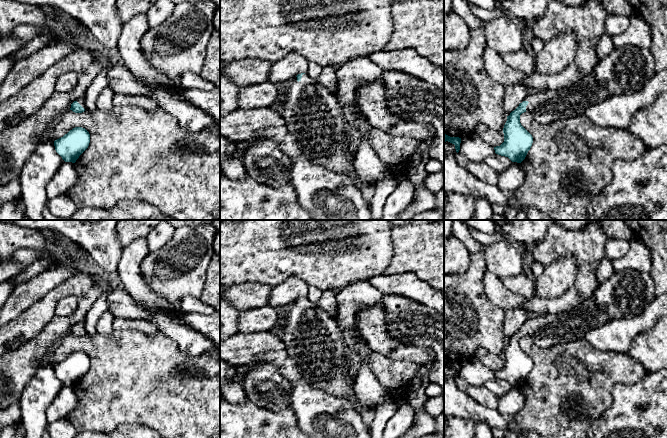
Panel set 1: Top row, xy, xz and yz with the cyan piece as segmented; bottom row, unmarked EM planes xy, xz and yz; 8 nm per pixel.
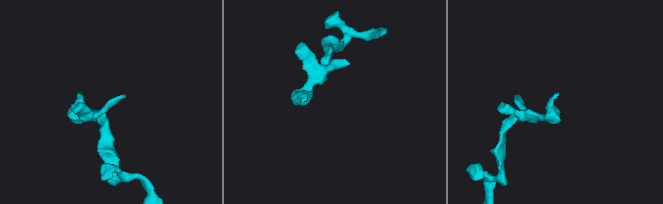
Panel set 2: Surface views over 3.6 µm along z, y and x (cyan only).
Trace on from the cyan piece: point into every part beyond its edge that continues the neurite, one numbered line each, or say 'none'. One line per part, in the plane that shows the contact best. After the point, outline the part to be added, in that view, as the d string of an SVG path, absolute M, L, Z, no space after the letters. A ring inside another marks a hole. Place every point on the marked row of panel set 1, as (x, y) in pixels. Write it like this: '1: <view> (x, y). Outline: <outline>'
1: xz (313, 115). Outline: M305 73L299 82L297 77L292 79L290 87L285 92L283 105L281 114L303 153L311 157L315 164L355 179L353 166L355 157L348 152L346 123L337 97L324 88L318 80Z

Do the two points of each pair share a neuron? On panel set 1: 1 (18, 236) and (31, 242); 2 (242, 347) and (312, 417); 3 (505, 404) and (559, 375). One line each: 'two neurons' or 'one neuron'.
1: one neuron
2: one neuron
3: two neurons

